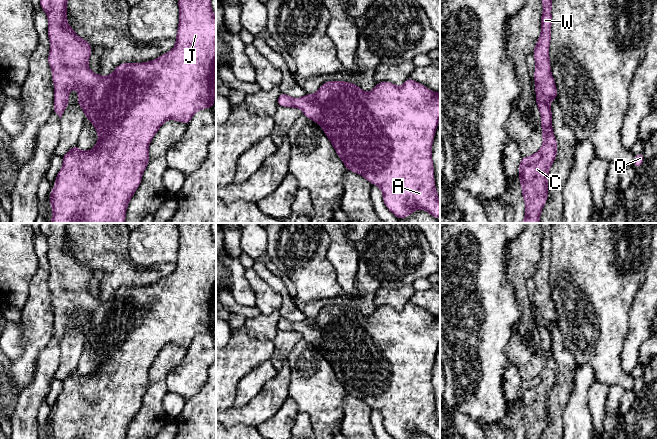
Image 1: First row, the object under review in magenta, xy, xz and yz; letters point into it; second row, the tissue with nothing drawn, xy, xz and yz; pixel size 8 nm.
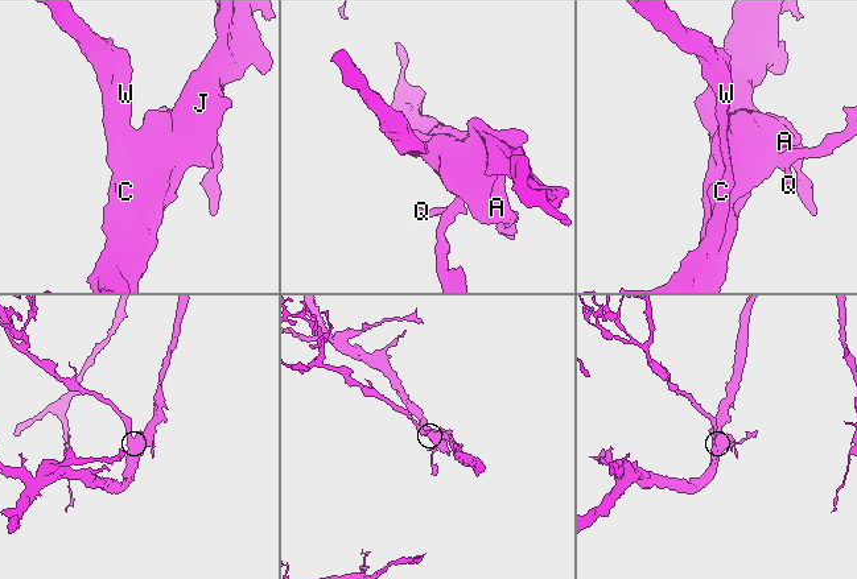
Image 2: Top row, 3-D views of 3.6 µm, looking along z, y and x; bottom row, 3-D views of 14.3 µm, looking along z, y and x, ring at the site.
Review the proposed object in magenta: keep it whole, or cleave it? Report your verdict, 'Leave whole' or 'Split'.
Leave whole

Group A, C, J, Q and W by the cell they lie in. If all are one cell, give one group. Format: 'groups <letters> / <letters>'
groups A C J Q W

